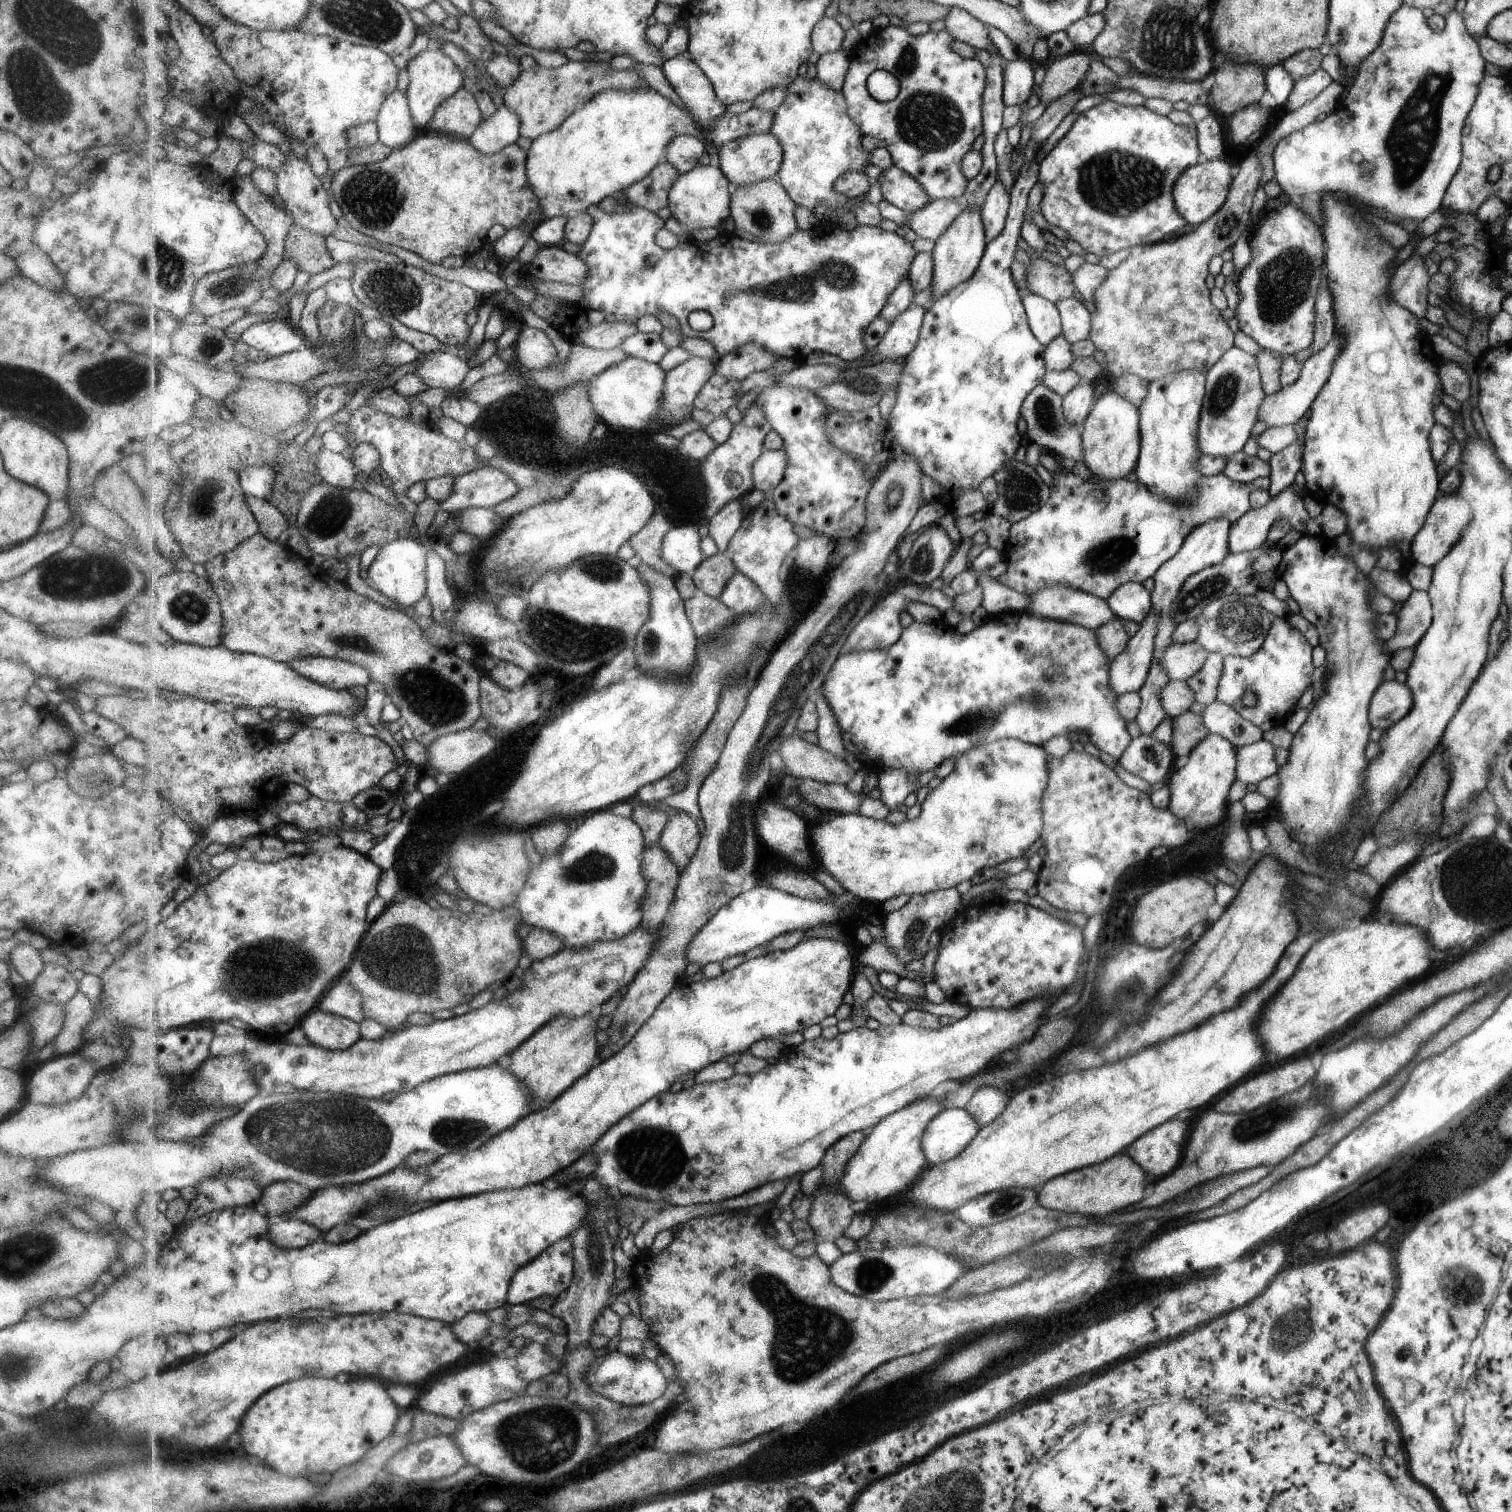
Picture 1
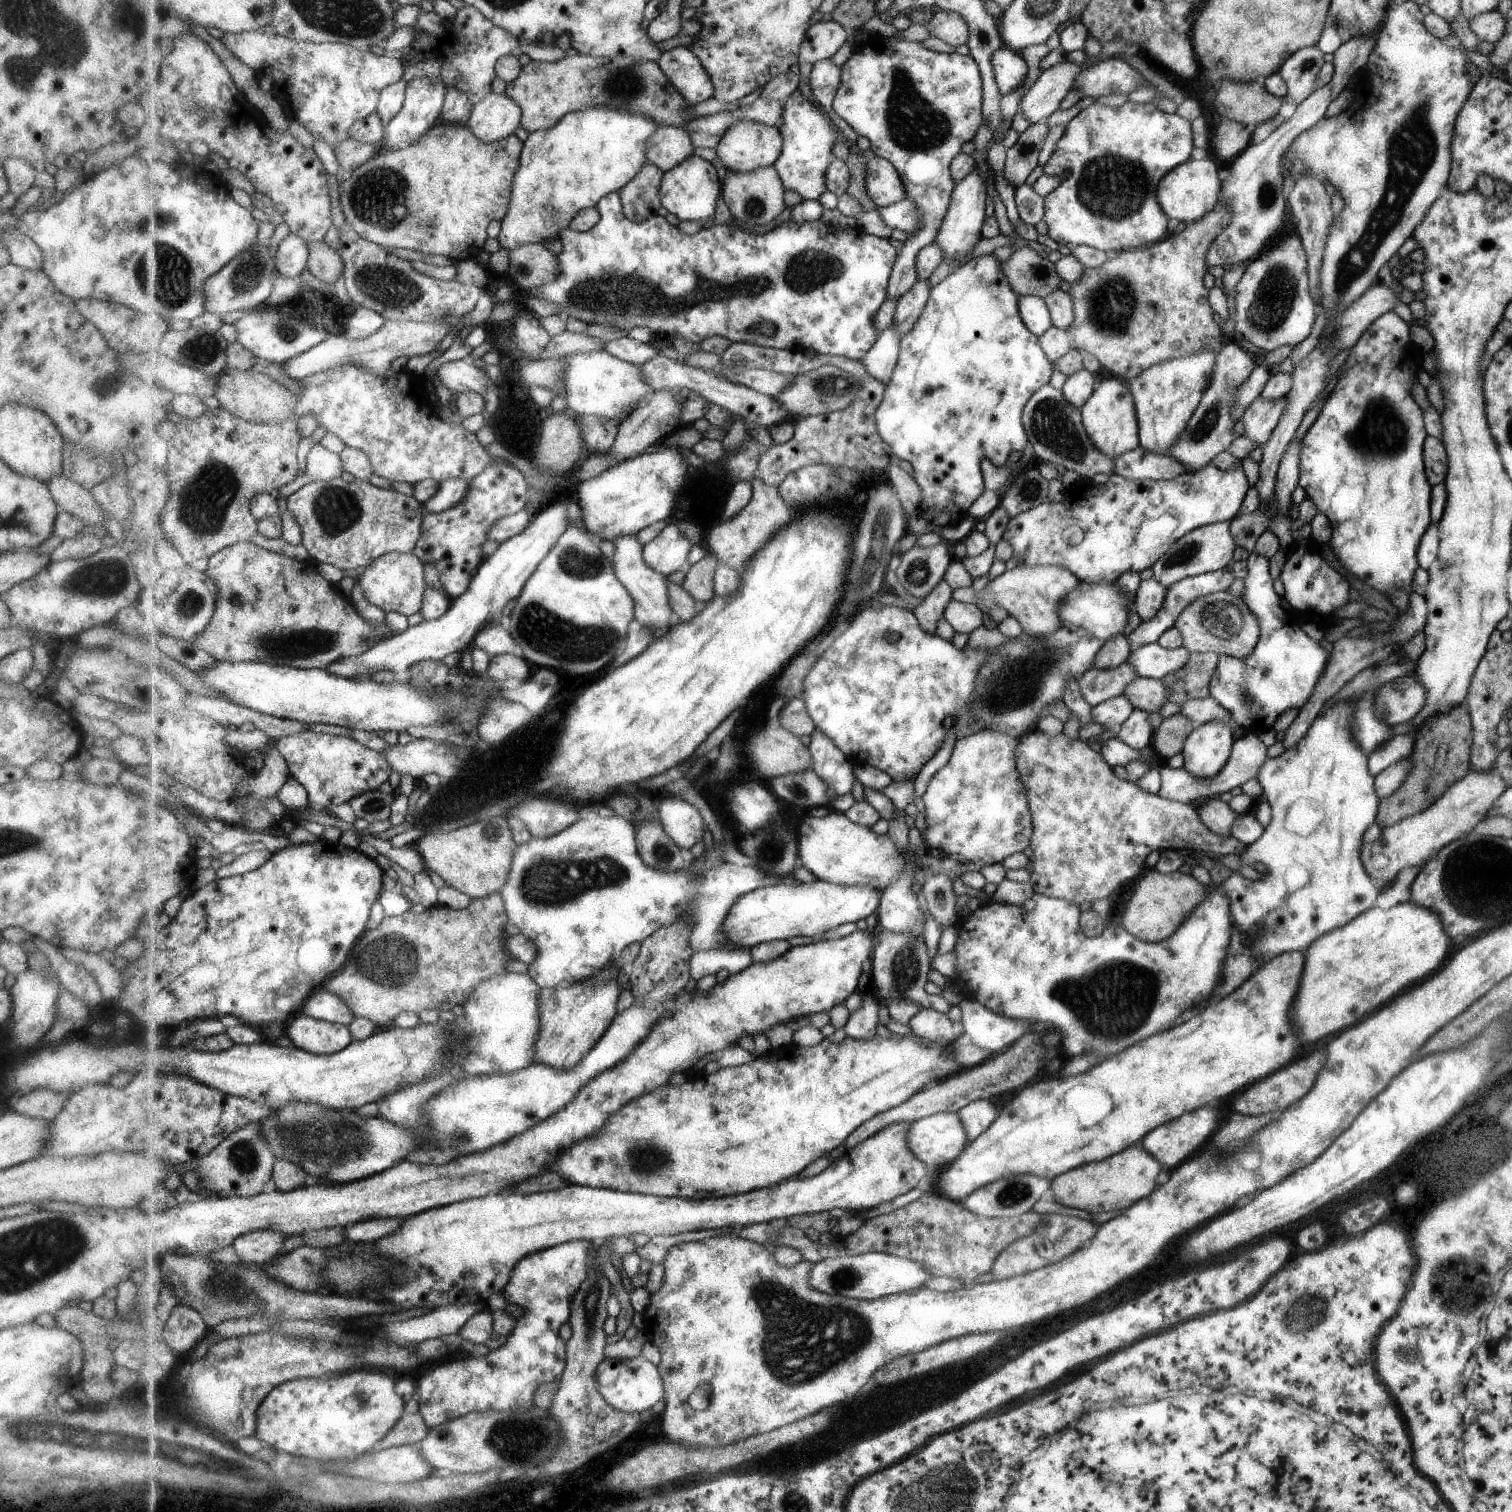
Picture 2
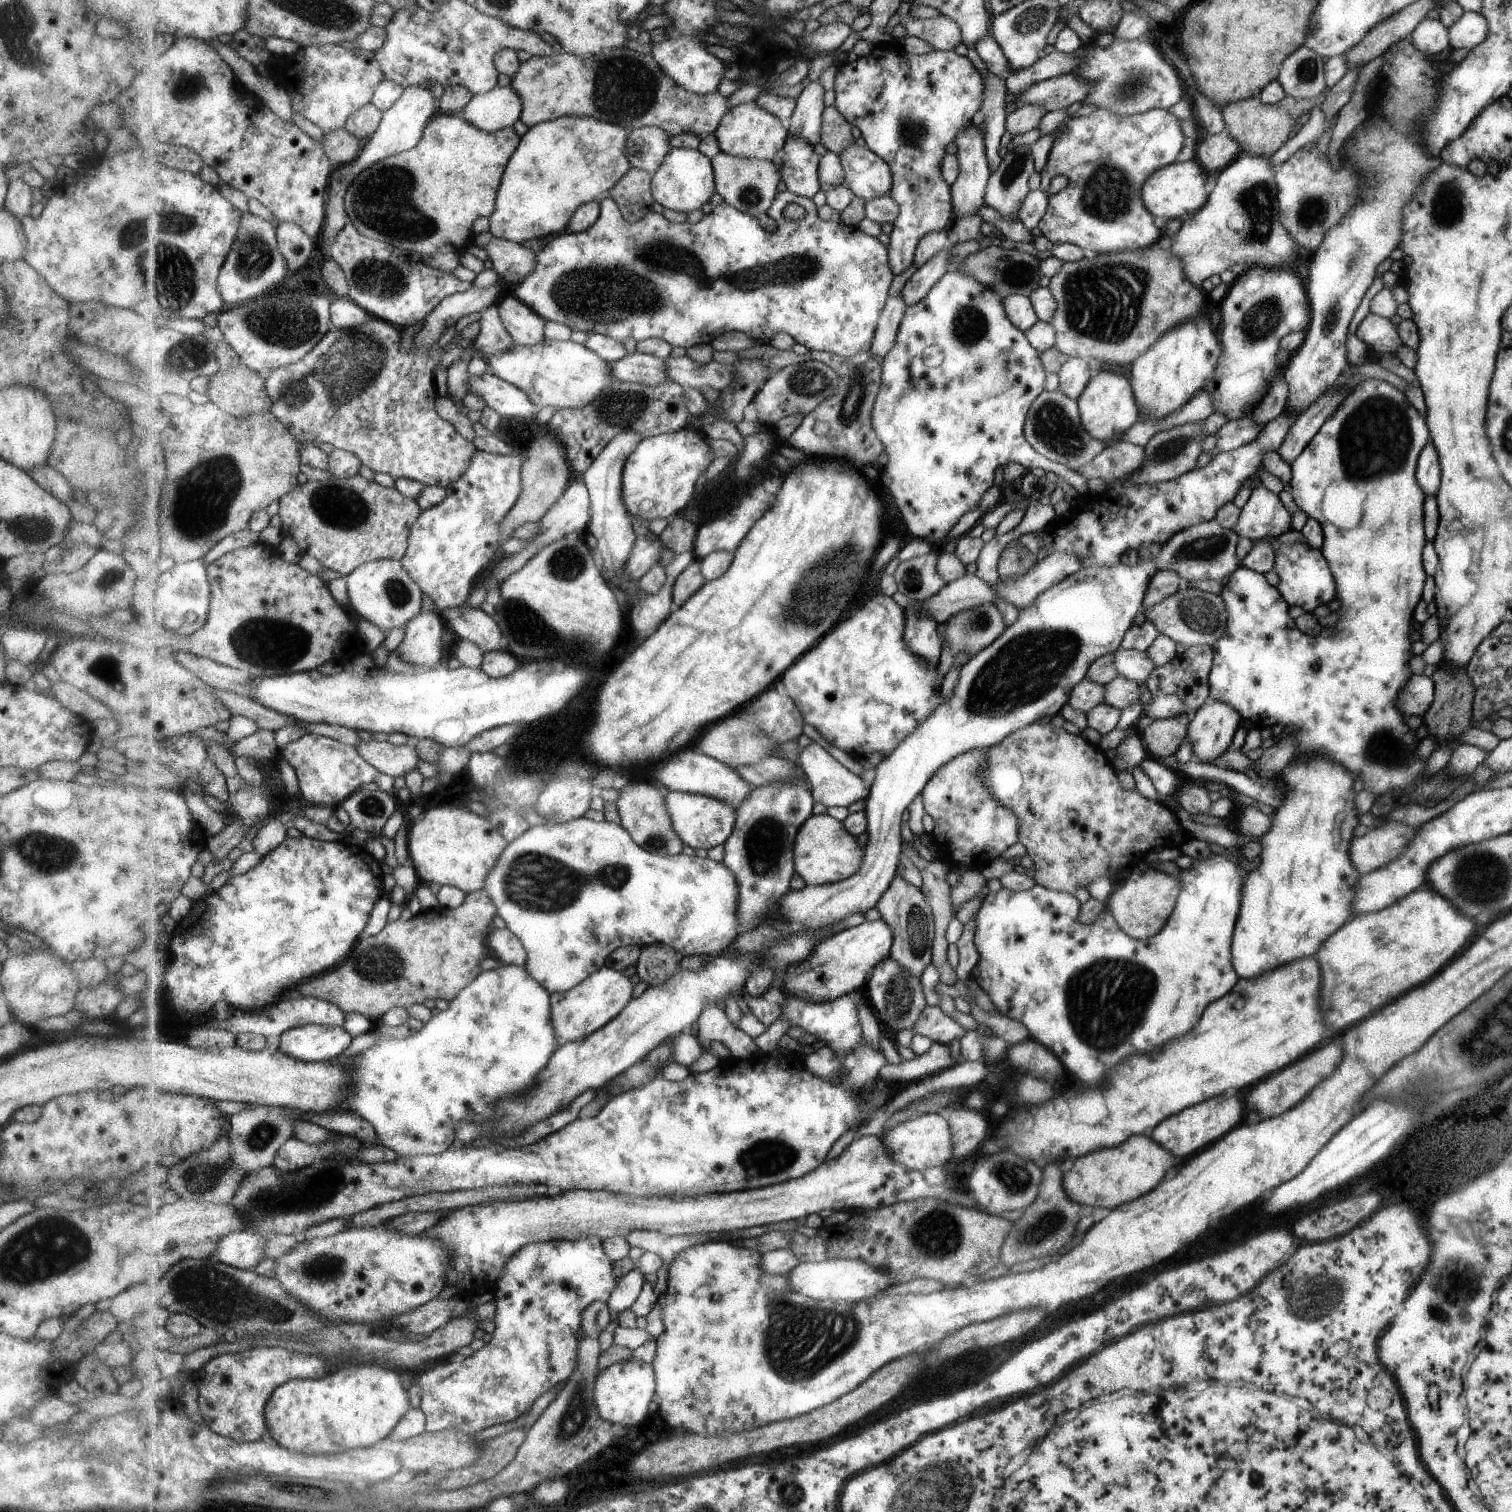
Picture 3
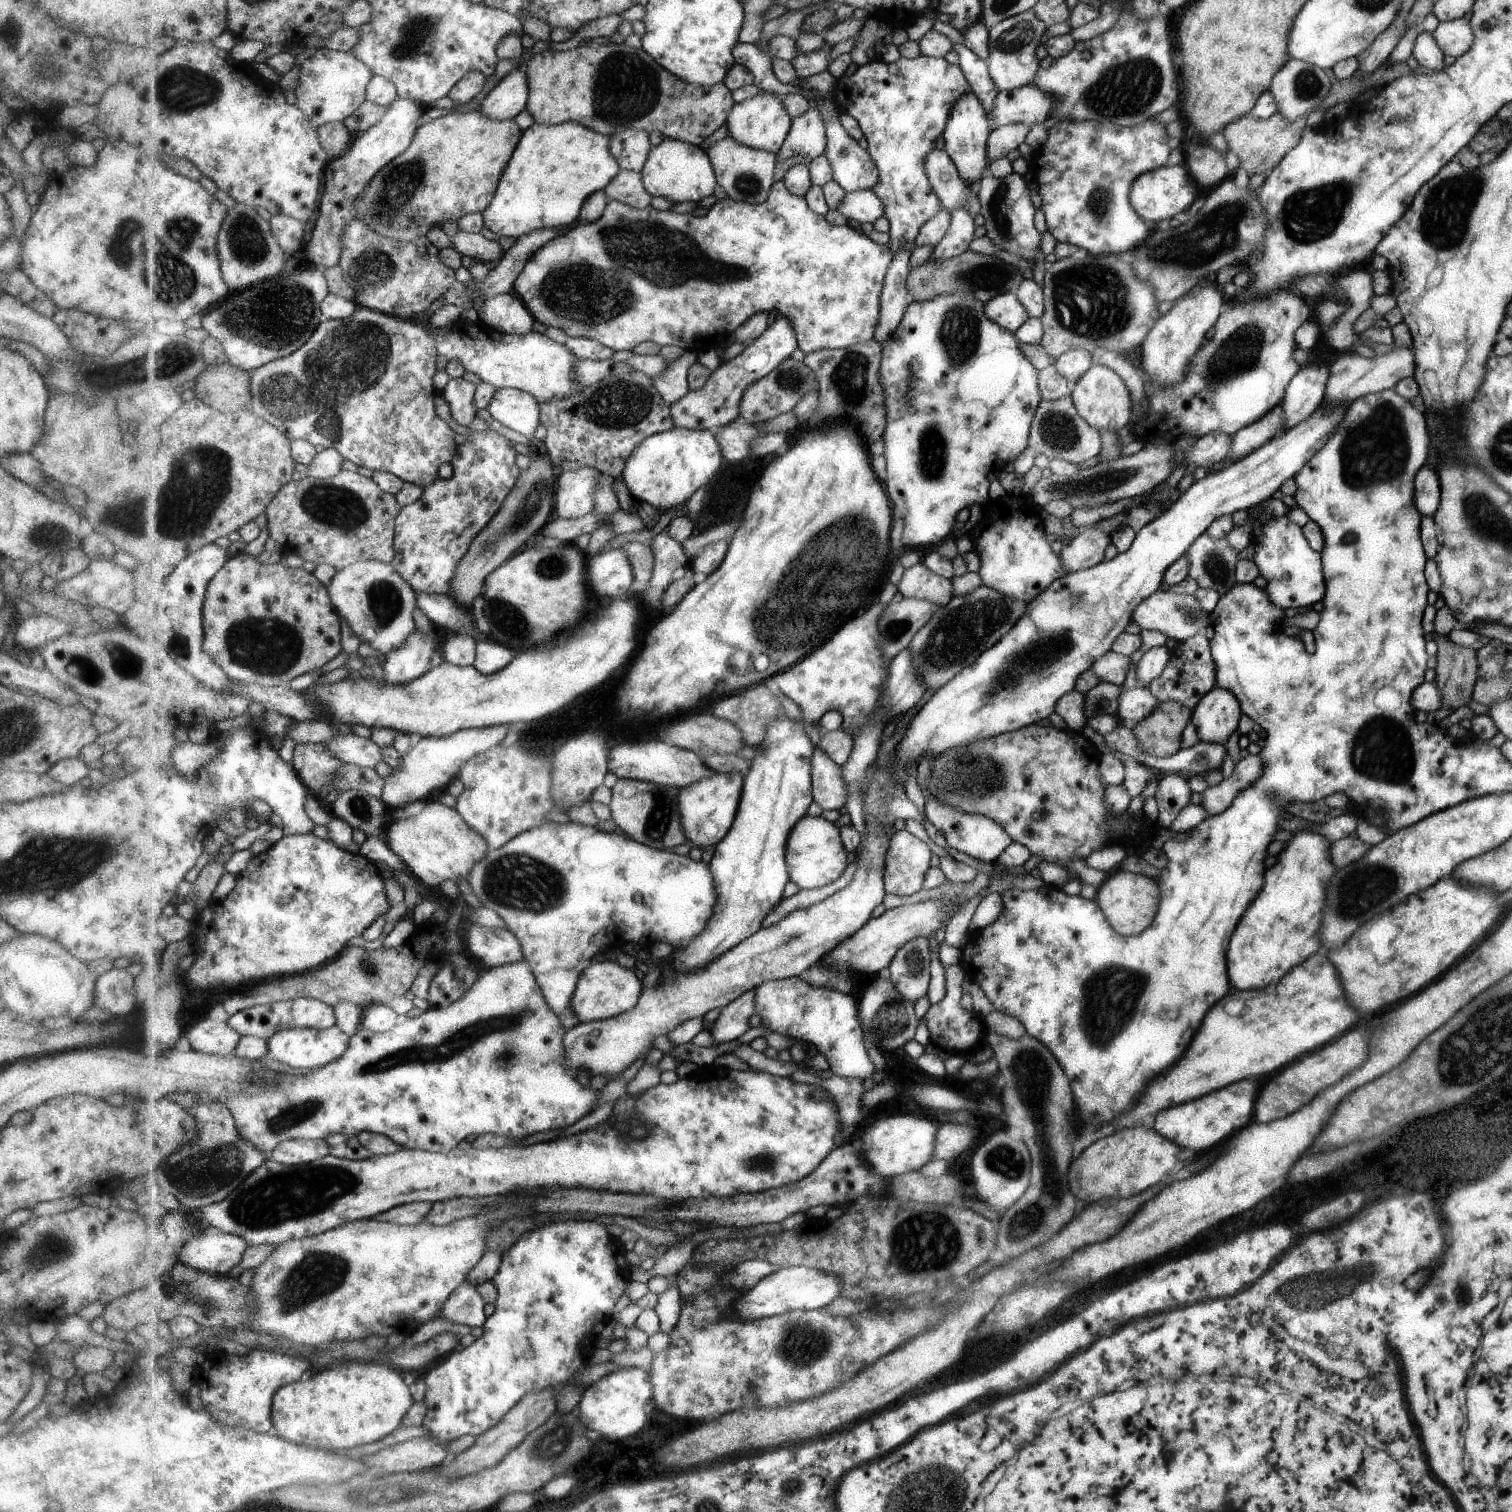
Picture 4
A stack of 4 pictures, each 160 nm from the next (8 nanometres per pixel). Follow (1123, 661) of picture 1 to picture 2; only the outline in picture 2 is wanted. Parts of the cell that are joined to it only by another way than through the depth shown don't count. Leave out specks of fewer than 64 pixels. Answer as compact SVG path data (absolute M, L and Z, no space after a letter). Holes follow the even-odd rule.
M1153 577L1139 583L1134 594L1133 611L1145 622L1151 620L1162 606L1162 600L1166 594L1166 588ZM1126 659L1110 669L1097 669L1091 666L1077 680L1083 700L1092 707L1108 698L1121 695L1124 688L1137 678L1139 676Z

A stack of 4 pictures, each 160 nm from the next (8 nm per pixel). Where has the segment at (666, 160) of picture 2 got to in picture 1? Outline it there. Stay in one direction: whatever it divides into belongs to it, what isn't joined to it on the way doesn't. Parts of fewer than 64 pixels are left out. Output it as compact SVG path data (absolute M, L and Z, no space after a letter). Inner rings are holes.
M677 135L667 145L667 161L669 161L681 174L692 171L701 160L710 146L705 140L691 135Z

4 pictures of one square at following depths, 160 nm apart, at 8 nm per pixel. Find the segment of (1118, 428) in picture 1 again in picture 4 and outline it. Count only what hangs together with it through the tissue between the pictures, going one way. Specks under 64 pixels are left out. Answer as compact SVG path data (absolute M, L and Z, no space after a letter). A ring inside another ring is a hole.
M1091 365L1075 382L1069 392L1077 414L1098 431L1117 431L1133 418L1130 409L1130 394L1123 380L1110 368Z

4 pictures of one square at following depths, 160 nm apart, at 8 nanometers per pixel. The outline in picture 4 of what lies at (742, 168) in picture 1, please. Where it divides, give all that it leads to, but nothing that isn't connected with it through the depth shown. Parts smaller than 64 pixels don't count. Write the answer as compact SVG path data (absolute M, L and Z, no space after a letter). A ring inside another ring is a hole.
M762 92L753 98L737 103L732 108L730 118L726 122L729 134L741 144L777 155L782 150L783 143L786 142L794 122L782 98L782 95Z

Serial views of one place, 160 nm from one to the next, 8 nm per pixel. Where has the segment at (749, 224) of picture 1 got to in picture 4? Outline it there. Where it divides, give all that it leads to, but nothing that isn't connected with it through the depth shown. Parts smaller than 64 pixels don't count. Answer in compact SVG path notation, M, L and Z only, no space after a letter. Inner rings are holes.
M730 134L707 148L707 154L716 172L718 188L729 197L744 203L764 203L775 180L777 155L766 150L751 148L735 140Z

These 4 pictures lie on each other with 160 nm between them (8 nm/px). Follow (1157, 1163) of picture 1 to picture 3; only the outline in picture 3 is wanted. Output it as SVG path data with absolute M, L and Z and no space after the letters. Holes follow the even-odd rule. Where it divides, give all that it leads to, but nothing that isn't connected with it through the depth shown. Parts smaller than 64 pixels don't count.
M1213 1096L1211 1100L1203 1100L1201 1104L1195 1104L1191 1108L1185 1108L1183 1112L1177 1112L1175 1116L1169 1116L1167 1120L1163 1120L1163 1124L1157 1124L1151 1130L1151 1138L1167 1149L1173 1157L1185 1159L1205 1148L1207 1144L1215 1142L1217 1138L1221 1138L1227 1130L1231 1130L1239 1122L1239 1118L1241 1104L1237 1098Z

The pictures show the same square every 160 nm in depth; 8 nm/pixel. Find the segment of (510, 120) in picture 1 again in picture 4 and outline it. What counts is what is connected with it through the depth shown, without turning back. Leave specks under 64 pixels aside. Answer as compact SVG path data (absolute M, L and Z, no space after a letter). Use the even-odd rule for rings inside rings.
M522 69L511 70L483 99L480 111L498 121L517 118L527 108L529 79Z

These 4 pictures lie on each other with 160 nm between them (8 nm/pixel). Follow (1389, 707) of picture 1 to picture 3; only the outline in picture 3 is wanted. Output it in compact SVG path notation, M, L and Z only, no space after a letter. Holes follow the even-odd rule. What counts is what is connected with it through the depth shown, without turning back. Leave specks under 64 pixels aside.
M1424 675L1410 676L1407 684L1398 692L1394 707L1405 718L1423 716L1430 708L1434 696L1434 681Z

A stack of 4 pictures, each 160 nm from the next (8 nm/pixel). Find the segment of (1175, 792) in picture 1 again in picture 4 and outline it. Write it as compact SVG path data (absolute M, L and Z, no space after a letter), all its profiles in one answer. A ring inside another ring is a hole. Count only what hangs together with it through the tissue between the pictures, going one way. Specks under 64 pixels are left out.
M1213 687L1193 708L1190 722L1201 742L1223 742L1235 728L1242 713L1237 698L1228 690Z

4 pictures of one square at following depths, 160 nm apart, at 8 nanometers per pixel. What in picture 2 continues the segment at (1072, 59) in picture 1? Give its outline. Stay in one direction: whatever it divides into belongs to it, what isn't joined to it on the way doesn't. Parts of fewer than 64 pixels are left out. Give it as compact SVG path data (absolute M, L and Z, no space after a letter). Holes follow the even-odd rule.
M1064 57L1061 62L1041 71L1018 104L1018 110L1023 112L1029 124L1047 118L1058 109L1059 102L1072 90L1073 81L1082 69Z

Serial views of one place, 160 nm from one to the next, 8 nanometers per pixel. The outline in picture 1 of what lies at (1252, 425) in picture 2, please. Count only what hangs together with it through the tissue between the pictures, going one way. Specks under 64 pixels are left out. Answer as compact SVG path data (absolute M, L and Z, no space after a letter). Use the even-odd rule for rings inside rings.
M1411 253L1395 270L1390 278L1390 298L1418 318L1425 319L1429 274L1425 256ZM1334 330L1333 336L1329 342L1317 354L1312 354L1302 362L1298 379L1290 385L1281 387L1277 392L1270 395L1264 395L1259 408L1257 409L1258 420L1263 421L1267 427L1278 427L1285 425L1296 425L1305 412L1308 412L1311 401L1317 396L1318 390L1327 380L1331 362L1337 356L1340 349L1340 337Z

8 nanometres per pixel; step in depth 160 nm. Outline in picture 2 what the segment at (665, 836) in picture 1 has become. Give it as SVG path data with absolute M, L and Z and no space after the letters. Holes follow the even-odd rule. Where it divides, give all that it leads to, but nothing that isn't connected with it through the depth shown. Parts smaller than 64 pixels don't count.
M664 796L660 799L659 808L667 834L685 853L703 840L707 824L694 804L685 799L677 800L675 796Z

